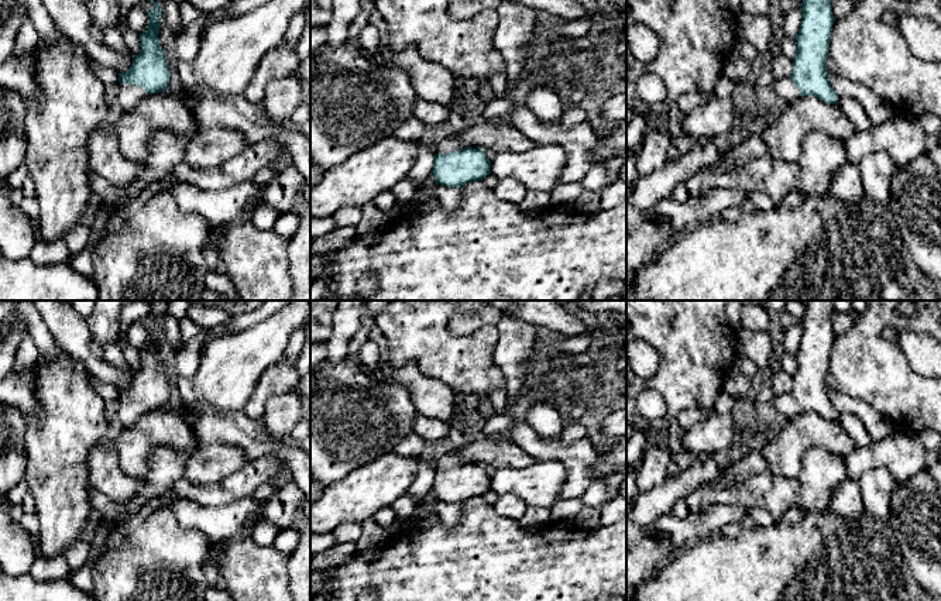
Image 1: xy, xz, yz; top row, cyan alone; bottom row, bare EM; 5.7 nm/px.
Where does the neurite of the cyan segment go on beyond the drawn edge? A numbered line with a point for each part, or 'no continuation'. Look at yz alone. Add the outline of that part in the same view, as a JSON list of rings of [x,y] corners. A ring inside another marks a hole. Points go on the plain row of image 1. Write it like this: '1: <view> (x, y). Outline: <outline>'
1: yz (786, 408). Outline: [[[786,392],[780,396],[775,396],[772,402],[776,411],[777,420],[780,423],[793,419],[801,413],[801,409],[794,402],[790,392]]]

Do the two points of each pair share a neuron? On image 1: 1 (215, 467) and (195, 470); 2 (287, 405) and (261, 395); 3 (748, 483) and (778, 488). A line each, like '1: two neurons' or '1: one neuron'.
1: one neuron
2: two neurons
3: one neuron

